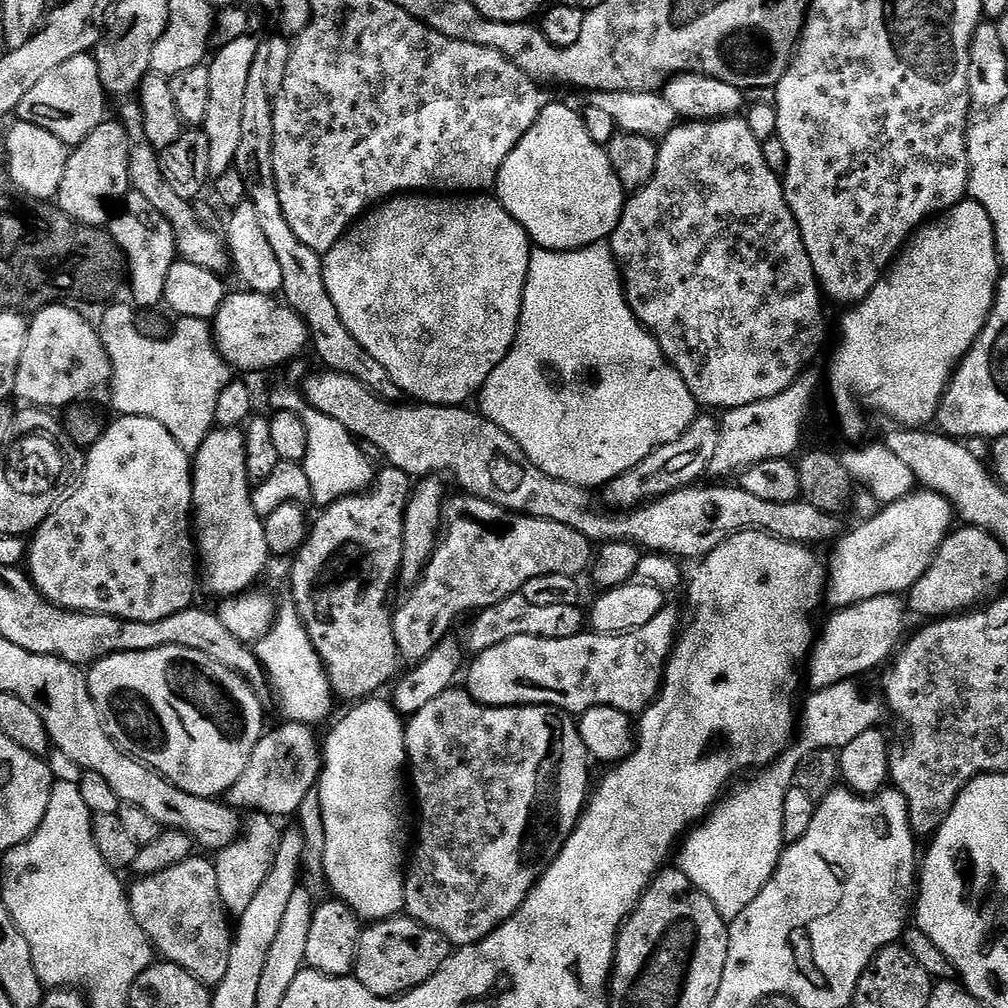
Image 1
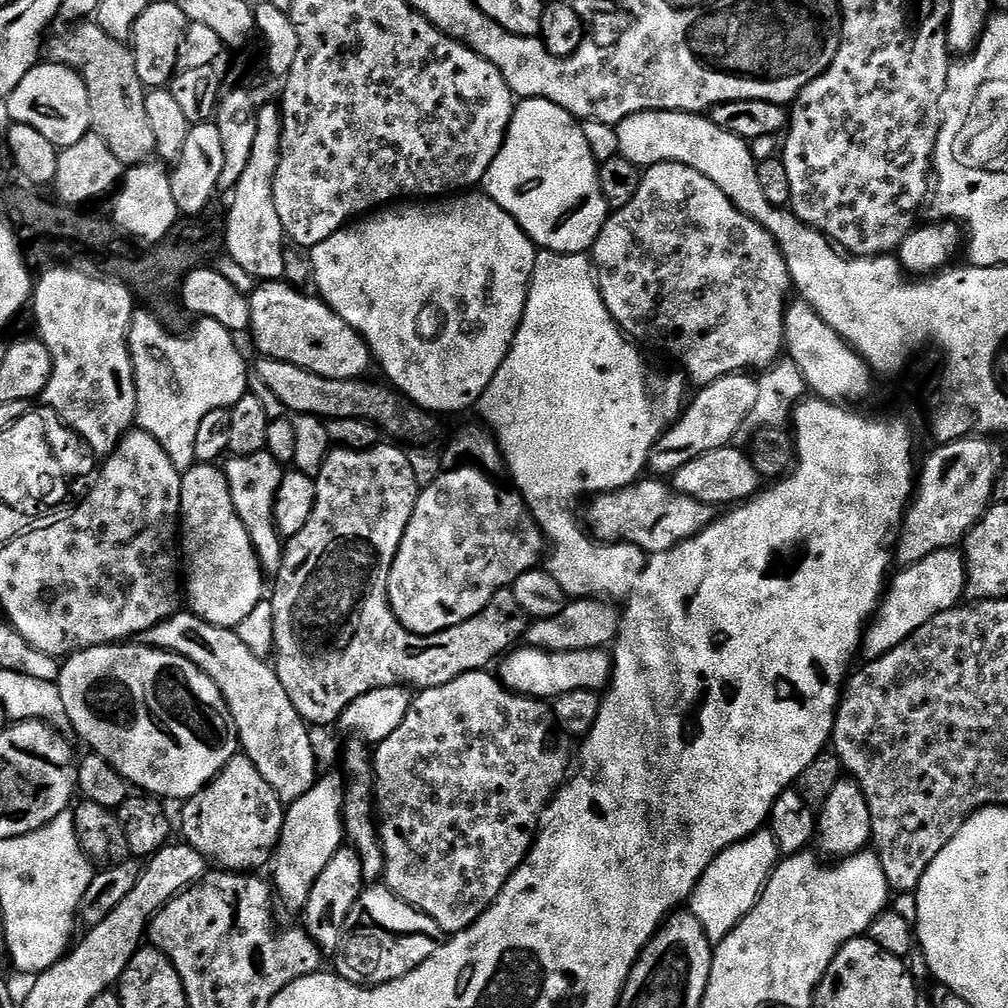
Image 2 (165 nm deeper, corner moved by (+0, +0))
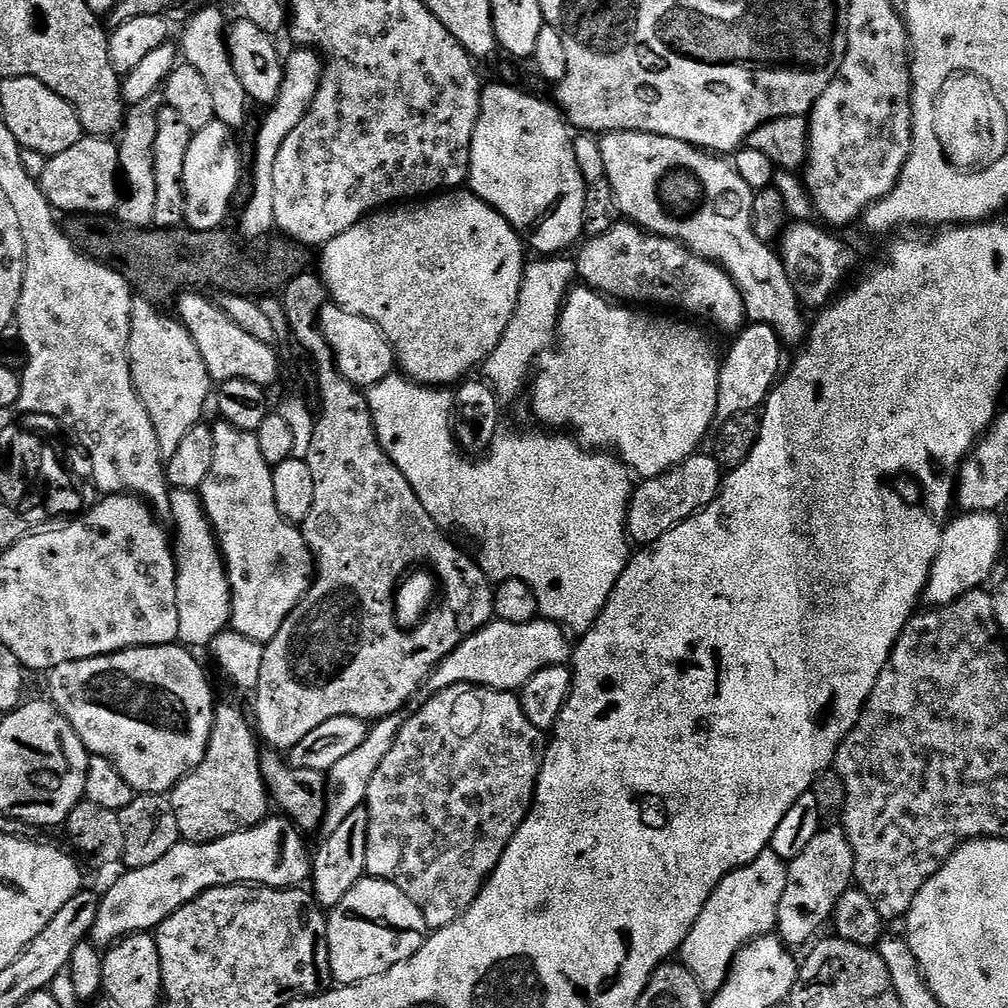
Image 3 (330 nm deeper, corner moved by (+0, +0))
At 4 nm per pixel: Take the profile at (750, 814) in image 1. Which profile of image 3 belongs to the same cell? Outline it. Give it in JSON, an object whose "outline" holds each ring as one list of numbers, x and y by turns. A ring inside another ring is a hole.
{"outline":[[769,850,758,854,754,862,735,868,718,882,678,953,684,967,694,974,705,993,714,994,722,987,734,958,751,940,767,936,775,929,778,902,782,902,787,877,788,864]]}

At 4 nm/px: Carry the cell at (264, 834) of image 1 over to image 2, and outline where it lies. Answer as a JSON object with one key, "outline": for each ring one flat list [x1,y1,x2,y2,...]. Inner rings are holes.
{"outline":[[237,754,198,794,183,801,181,808,184,809,180,812,178,828,179,831,180,828,184,831,183,839,194,850,198,850,198,854,202,854,205,861,212,863,213,860,217,869,256,874,261,871,260,867,264,863,265,867,273,859,282,834,286,808,278,794,274,794,270,782,266,782,266,778,258,774,258,766,254,766,248,756]]}

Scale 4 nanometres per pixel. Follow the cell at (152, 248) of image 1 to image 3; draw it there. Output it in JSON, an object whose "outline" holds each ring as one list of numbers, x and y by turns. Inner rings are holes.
{"outline":[[153,94,150,98,142,98,142,102,133,104,127,109,124,126,118,133,122,180,123,183,124,180,128,183,132,193,125,200,123,197,117,203,114,216,121,225,129,229,147,229,154,218,154,174,156,173,154,142,158,138,158,114,163,107,165,107,163,95]]}

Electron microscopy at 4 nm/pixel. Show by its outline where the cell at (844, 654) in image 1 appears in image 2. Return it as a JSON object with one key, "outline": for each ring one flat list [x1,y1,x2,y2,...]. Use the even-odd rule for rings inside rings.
{"outline":[[955,547,938,550,900,571,904,572,891,577,880,607,864,629,862,652,868,660,877,660,882,654,894,650,894,646,910,638,914,630,926,626,926,622,957,607,965,599,964,583,968,575,964,569,964,553]]}

